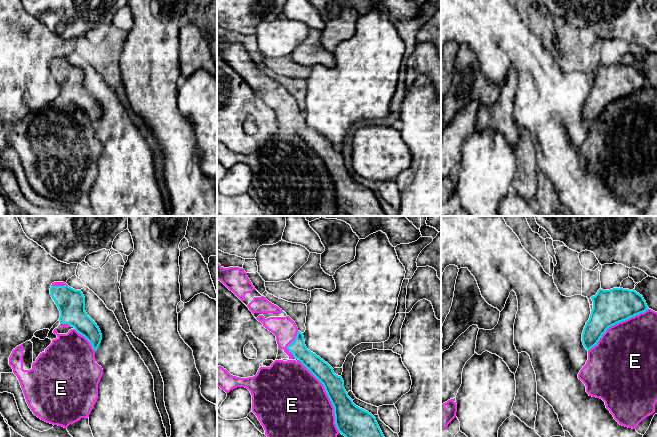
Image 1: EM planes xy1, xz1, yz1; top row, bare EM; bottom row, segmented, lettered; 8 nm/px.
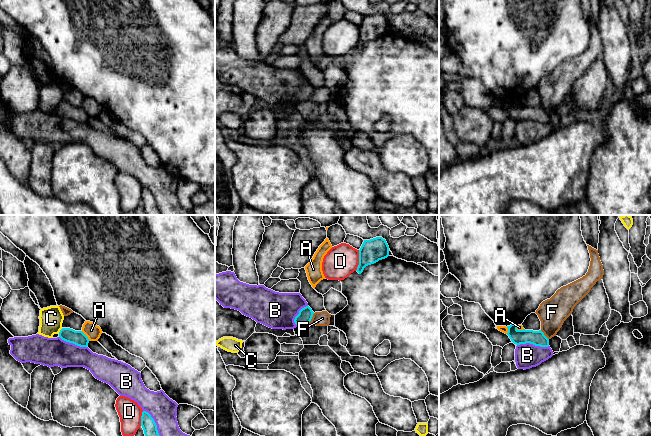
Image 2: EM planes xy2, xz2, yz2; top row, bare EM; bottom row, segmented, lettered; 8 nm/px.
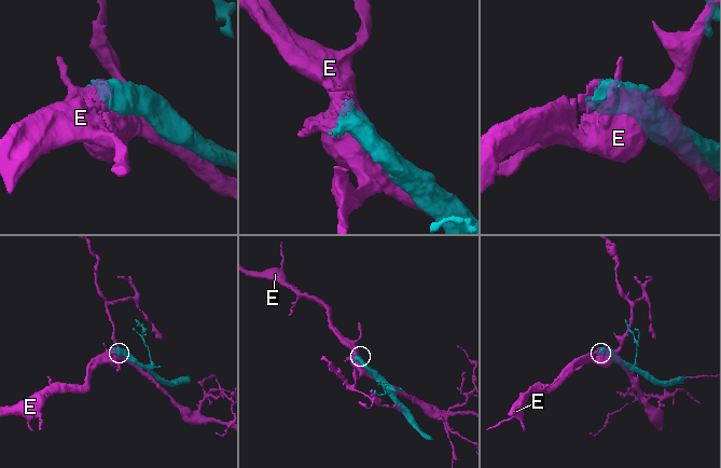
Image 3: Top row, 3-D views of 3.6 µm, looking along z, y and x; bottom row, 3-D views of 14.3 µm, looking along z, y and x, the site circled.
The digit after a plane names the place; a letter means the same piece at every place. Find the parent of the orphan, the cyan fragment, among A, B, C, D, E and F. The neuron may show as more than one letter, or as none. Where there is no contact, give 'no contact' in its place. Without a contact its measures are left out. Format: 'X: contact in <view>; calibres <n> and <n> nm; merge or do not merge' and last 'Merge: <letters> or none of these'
A: contact in xy2; calibres 120 and 120 nm; do not merge
B: contact in yz2; calibres 120 and 190 nm; do not merge
C: contact in xy2; calibres 120 and 190 nm; do not merge
D: contact in xz2; calibres 190 and 260 nm; do not merge
E: contact in xz1; calibres 240 and 500 nm; merge
F: contact in xz2; calibres 120 and 110 nm; do not merge
Merge: E

